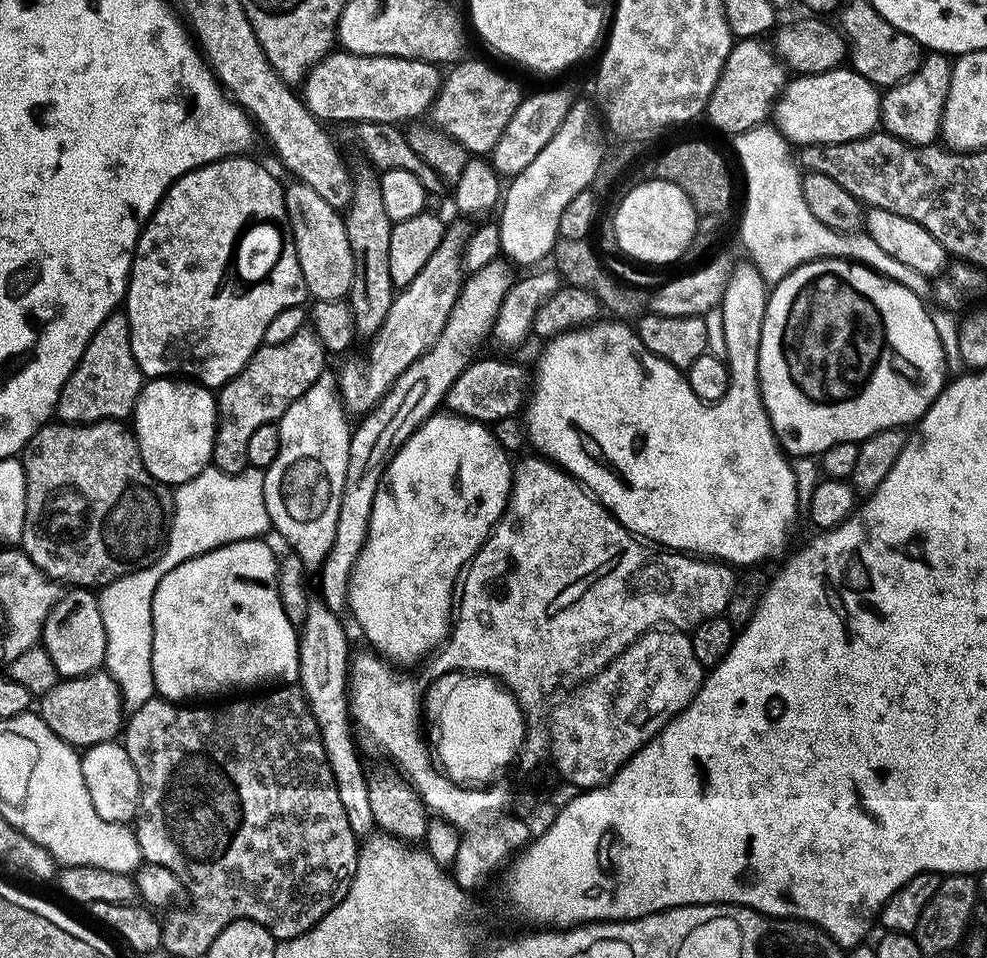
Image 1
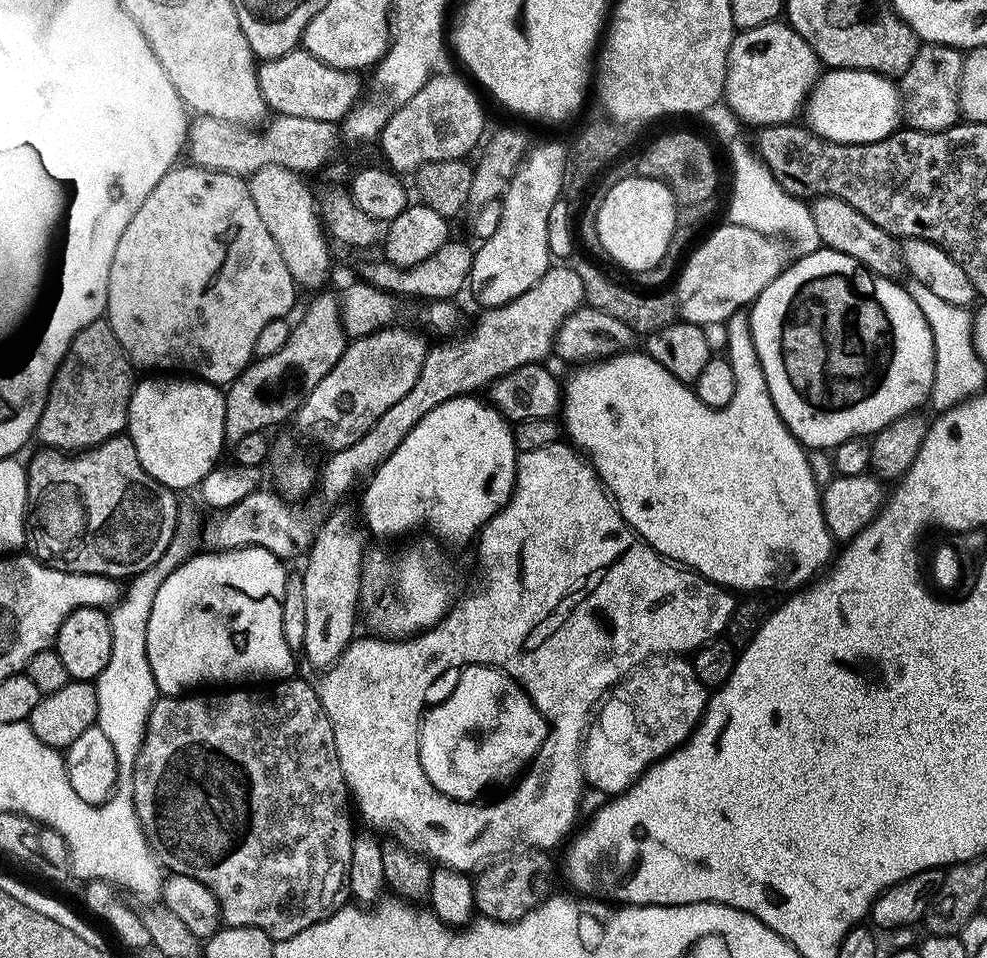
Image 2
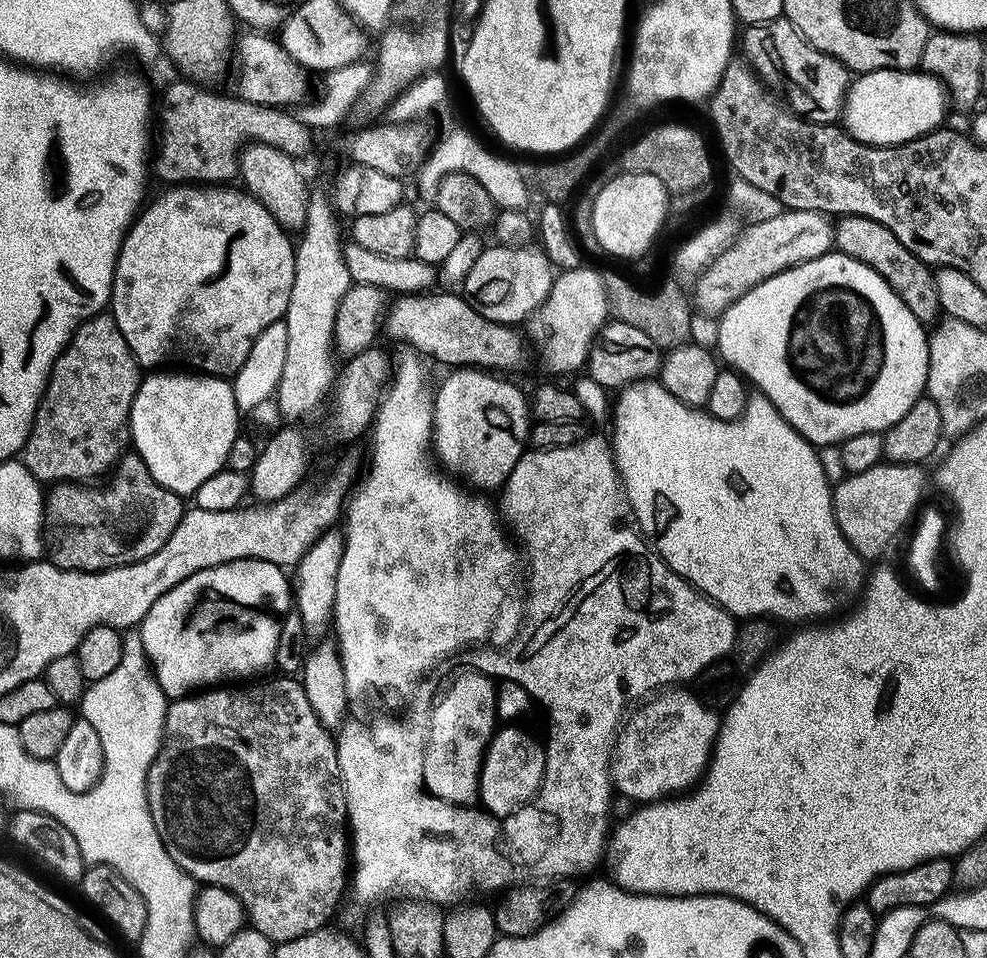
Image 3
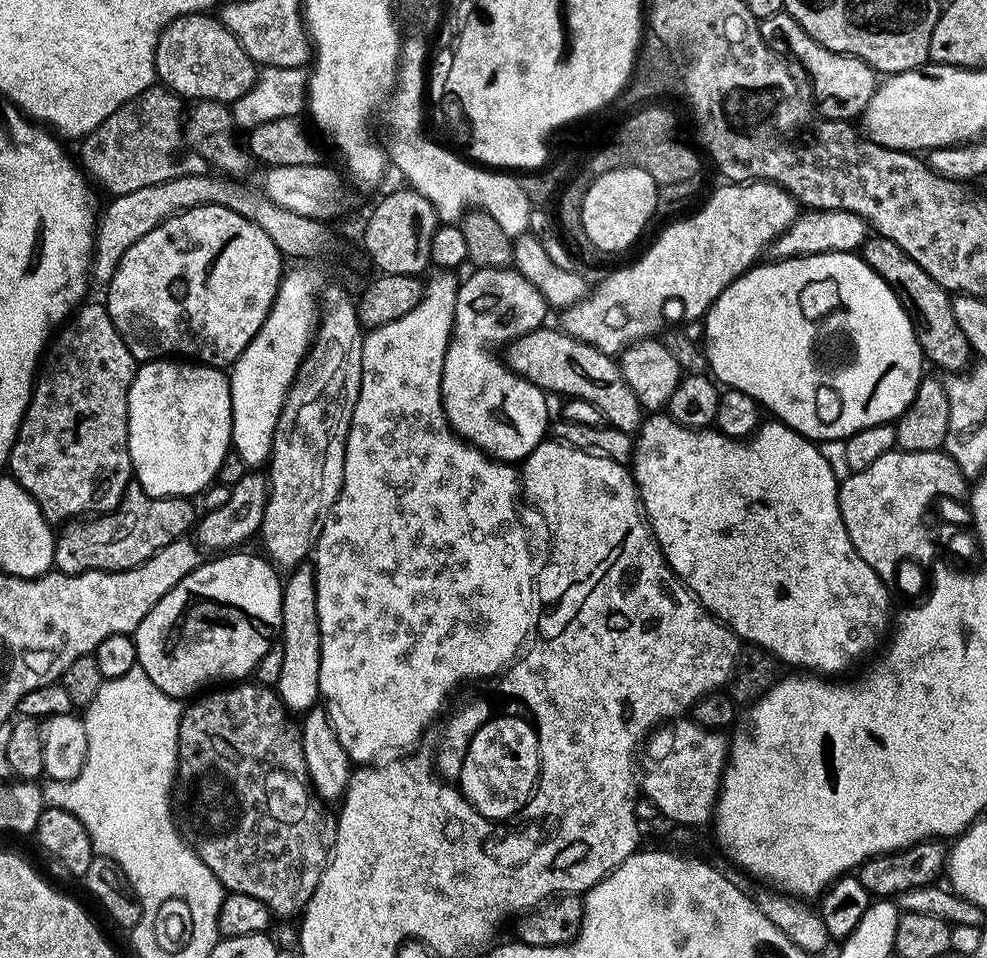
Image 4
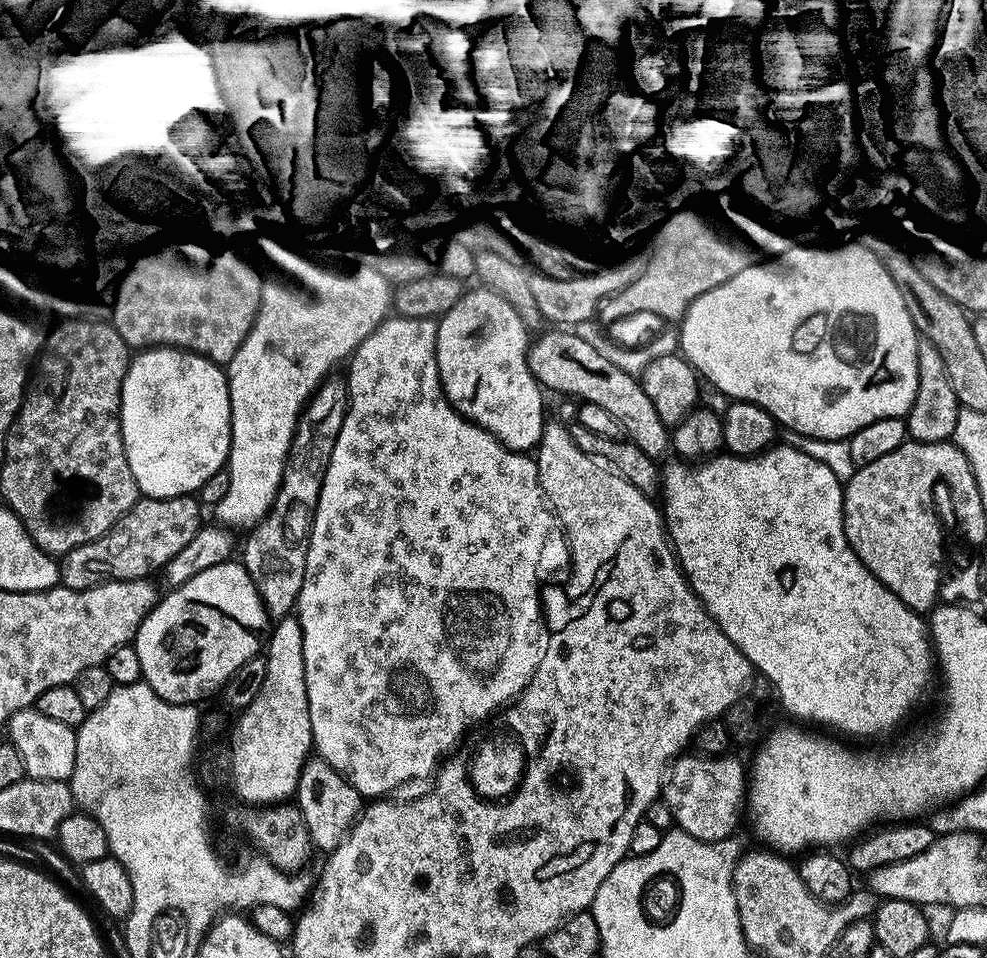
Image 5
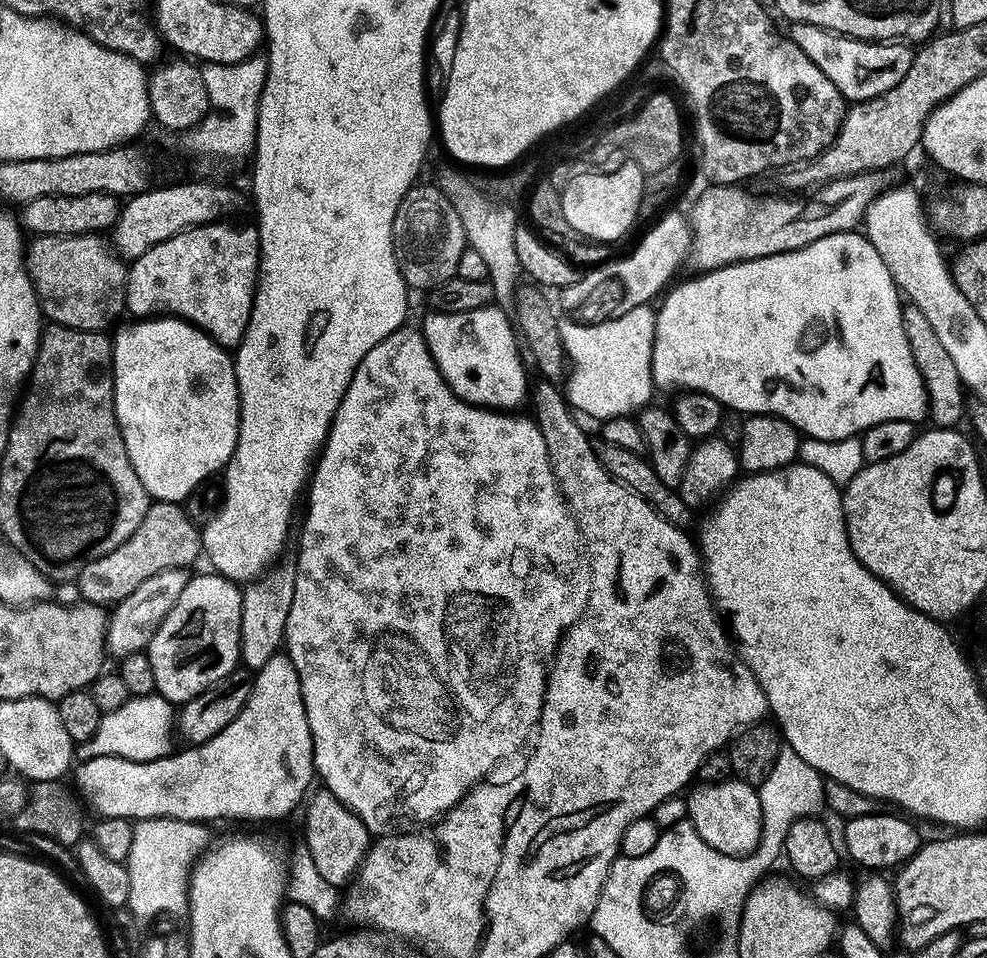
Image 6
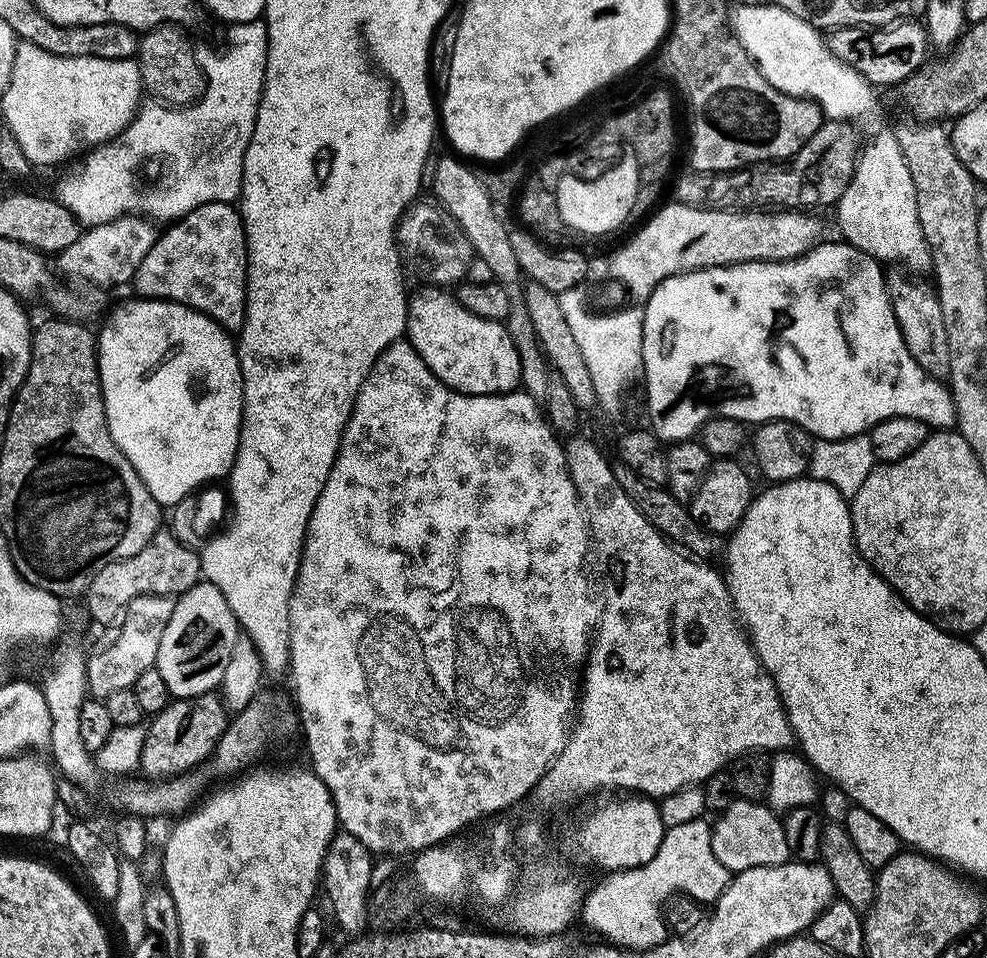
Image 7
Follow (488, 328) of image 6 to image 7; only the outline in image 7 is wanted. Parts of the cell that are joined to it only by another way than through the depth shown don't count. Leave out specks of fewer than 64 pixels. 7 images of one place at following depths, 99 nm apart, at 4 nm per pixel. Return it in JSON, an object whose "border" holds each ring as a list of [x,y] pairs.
{"border":[[[436,286],[421,287],[421,292],[417,296],[413,295],[408,301],[408,327],[406,329],[406,338],[418,350],[418,354],[430,366],[430,370],[443,382],[447,388],[453,388],[455,392],[463,392],[466,396],[499,396],[502,392],[511,392],[520,384],[520,360],[518,350],[511,341],[510,334],[505,325],[498,320],[487,320],[478,314],[470,314],[470,310],[463,308],[461,304],[456,303],[451,295],[443,296],[441,289]]]}

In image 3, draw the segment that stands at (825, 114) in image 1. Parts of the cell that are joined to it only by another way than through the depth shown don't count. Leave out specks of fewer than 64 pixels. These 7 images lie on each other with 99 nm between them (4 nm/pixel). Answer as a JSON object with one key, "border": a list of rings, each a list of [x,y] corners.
{"border":[[[874,70],[857,75],[849,83],[842,124],[855,140],[861,140],[863,144],[905,144],[907,140],[936,131],[945,123],[944,104],[944,85],[923,70]]]}

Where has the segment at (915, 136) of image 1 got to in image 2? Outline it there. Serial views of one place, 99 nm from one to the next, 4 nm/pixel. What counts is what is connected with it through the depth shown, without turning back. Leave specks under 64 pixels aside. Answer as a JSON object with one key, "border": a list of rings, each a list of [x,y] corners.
{"border":[[[921,43],[917,47],[914,62],[910,62],[902,77],[902,116],[907,127],[923,132],[941,132],[958,123],[962,116],[960,83],[964,58],[965,53],[961,49],[945,44]]]}

